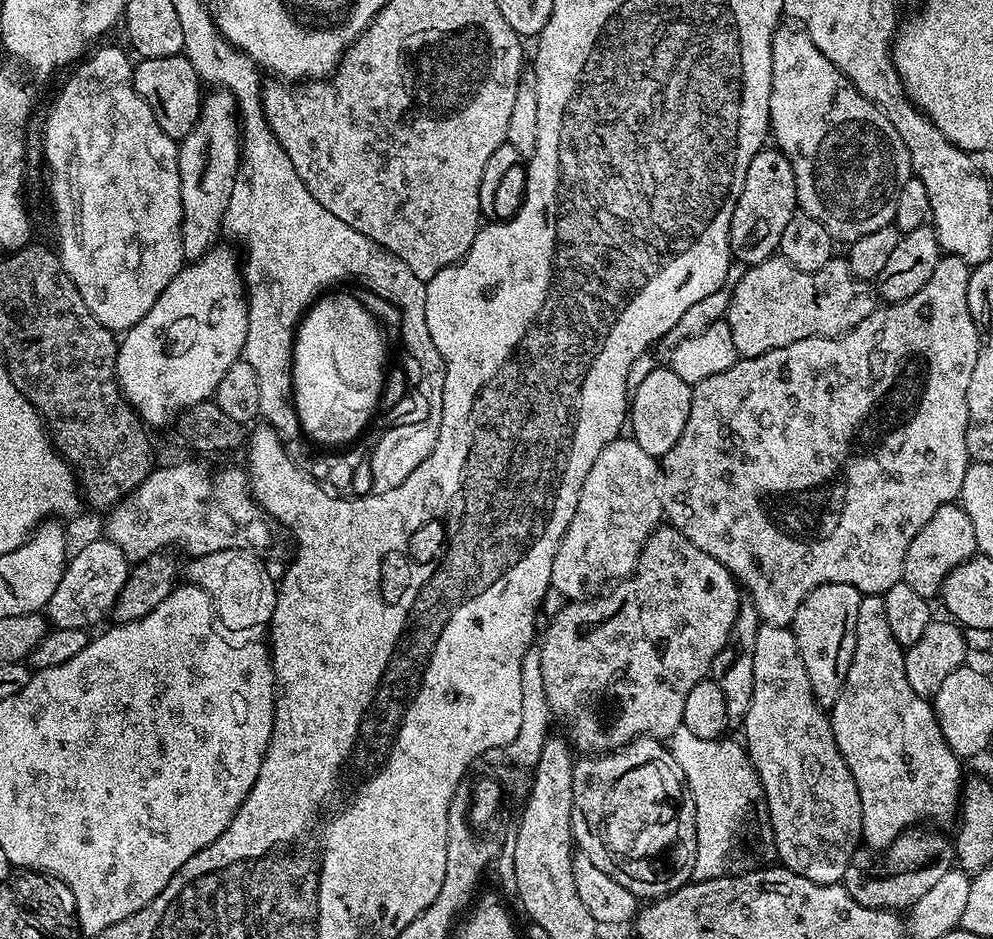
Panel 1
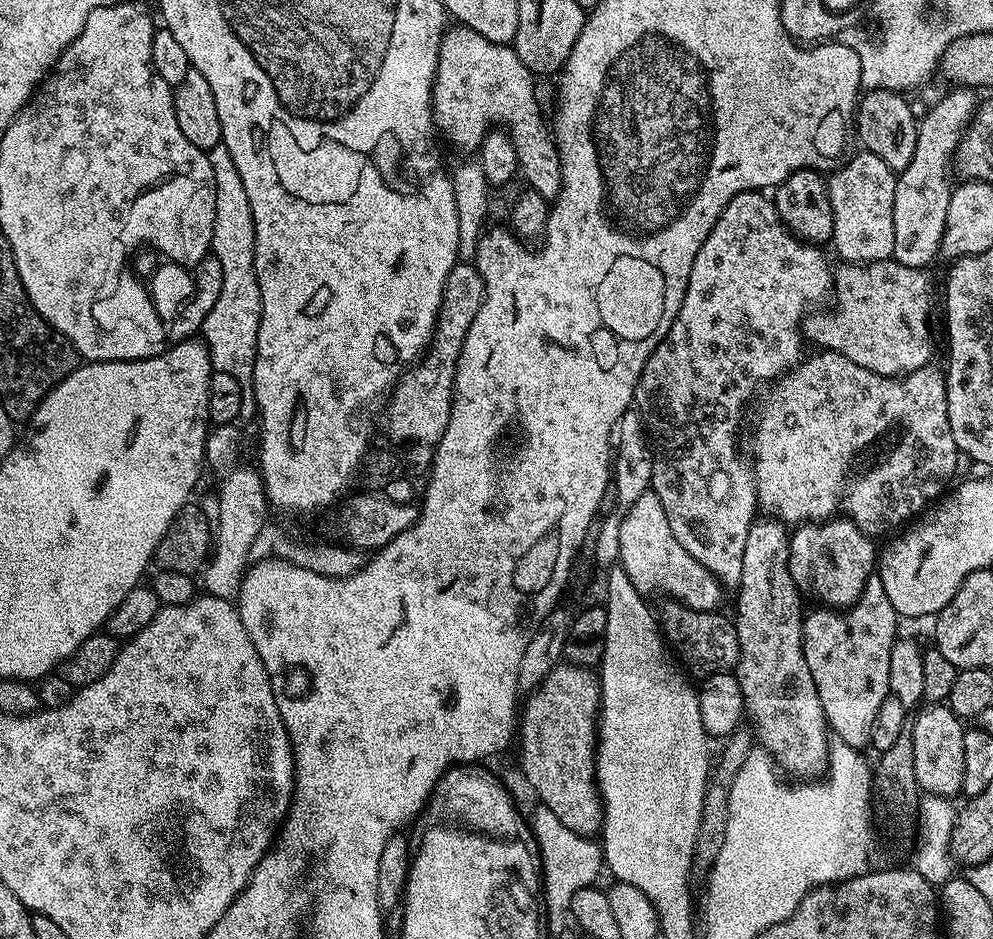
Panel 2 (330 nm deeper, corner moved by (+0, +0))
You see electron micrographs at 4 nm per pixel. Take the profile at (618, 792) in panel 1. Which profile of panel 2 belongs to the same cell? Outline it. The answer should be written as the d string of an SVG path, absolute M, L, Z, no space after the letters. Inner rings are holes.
M561 662L527 693L525 700L518 716L520 768L536 791L536 800L549 807L570 830L595 837L604 823L604 802L596 787L599 675L591 667Z

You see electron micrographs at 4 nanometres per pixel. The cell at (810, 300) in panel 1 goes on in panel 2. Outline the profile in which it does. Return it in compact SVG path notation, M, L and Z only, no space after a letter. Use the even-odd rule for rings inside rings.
M894 259L879 260L873 264L853 264L844 262L839 265L834 272L834 300L836 296L836 305L829 312L820 312L824 310L812 310L805 315L802 325L802 336L805 341L808 340L820 350L837 352L846 358L850 358L850 362L858 362L858 366L862 366L866 370L870 370L874 374L882 374L883 376L903 376L906 372L913 372L919 368L929 367L933 363L932 351L935 350L936 344L932 341L932 284L928 281L928 272L922 268L911 268L910 266L902 266Z

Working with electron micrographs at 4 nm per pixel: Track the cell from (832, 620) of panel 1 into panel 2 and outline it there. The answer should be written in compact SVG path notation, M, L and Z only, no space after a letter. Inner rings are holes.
M833 518L823 522L813 522L811 524L799 525L791 533L788 541L790 558L790 578L794 578L796 589L805 597L808 596L820 606L827 606L833 610L843 610L849 608L851 604L862 594L868 579L873 576L878 568L878 544L873 537L868 536L855 524L854 521L847 518Z

